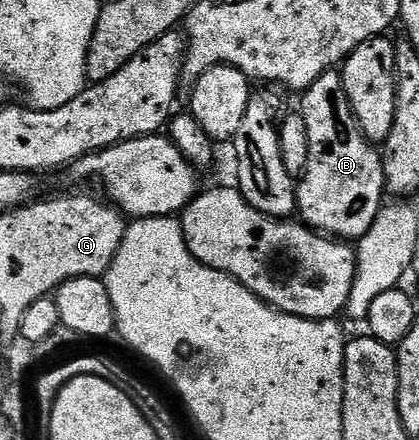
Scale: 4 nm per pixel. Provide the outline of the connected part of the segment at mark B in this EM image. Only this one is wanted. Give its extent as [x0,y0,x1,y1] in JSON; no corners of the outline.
[296,72,387,242]

